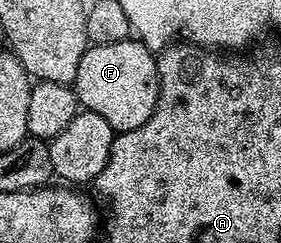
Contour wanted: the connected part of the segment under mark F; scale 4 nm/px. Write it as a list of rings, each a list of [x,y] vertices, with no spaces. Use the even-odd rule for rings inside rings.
[[[135,38],[109,44],[92,44],[82,54],[82,62],[78,62],[78,74],[74,81],[74,91],[81,109],[99,114],[110,122],[113,133],[129,132],[142,122],[146,122],[154,114],[154,106],[158,102],[160,75],[156,69],[157,57]]]

